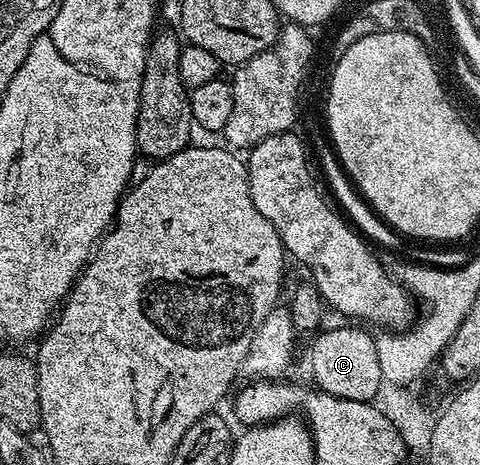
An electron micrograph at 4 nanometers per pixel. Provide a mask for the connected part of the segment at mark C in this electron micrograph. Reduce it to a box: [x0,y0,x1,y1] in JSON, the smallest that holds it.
[308,324,384,402]

